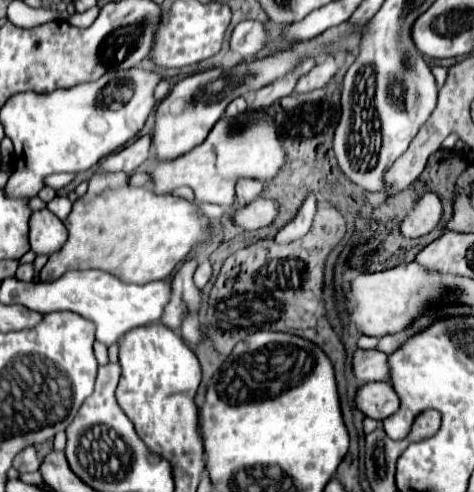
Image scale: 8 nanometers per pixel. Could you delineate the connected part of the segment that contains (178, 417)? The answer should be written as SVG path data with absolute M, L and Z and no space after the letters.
M150 324L150 326L140 326L140 328L132 328L130 332L124 334L124 338L120 340L120 366L122 366L122 376L120 376L120 384L118 384L118 390L116 390L116 398L118 398L118 404L122 406L122 410L126 412L126 416L134 422L134 428L138 432L138 436L146 442L146 446L150 446L150 450L154 450L156 454L162 454L166 456L168 460L174 460L174 462L182 462L188 466L188 472L194 474L198 472L198 476L204 472L204 446L202 446L202 434L200 434L200 416L198 416L198 408L194 404L194 396L196 396L196 390L200 386L200 378L202 378L202 372L200 372L200 364L198 364L198 358L196 354L188 348L188 344L174 332L170 330L168 326L164 324Z

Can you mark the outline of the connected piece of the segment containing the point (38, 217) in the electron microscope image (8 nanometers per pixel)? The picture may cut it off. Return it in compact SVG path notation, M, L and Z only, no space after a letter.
M50 210L34 212L30 218L30 250L36 256L52 256L56 250L62 250L62 246L68 240L66 226L62 220L54 218Z

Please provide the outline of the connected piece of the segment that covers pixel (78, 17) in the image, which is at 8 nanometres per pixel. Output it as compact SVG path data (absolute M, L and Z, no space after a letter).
M94 6L94 8L86 10L84 14L74 14L74 16L70 16L68 20L70 20L70 24L72 24L72 26L76 26L76 28L88 28L88 26L96 20L98 12L100 12L100 8L98 8L98 6Z

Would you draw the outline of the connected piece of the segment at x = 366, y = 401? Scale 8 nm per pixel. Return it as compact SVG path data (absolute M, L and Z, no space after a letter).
M372 382L358 388L356 396L358 408L374 420L386 420L390 414L398 412L398 394L392 390L390 382Z

